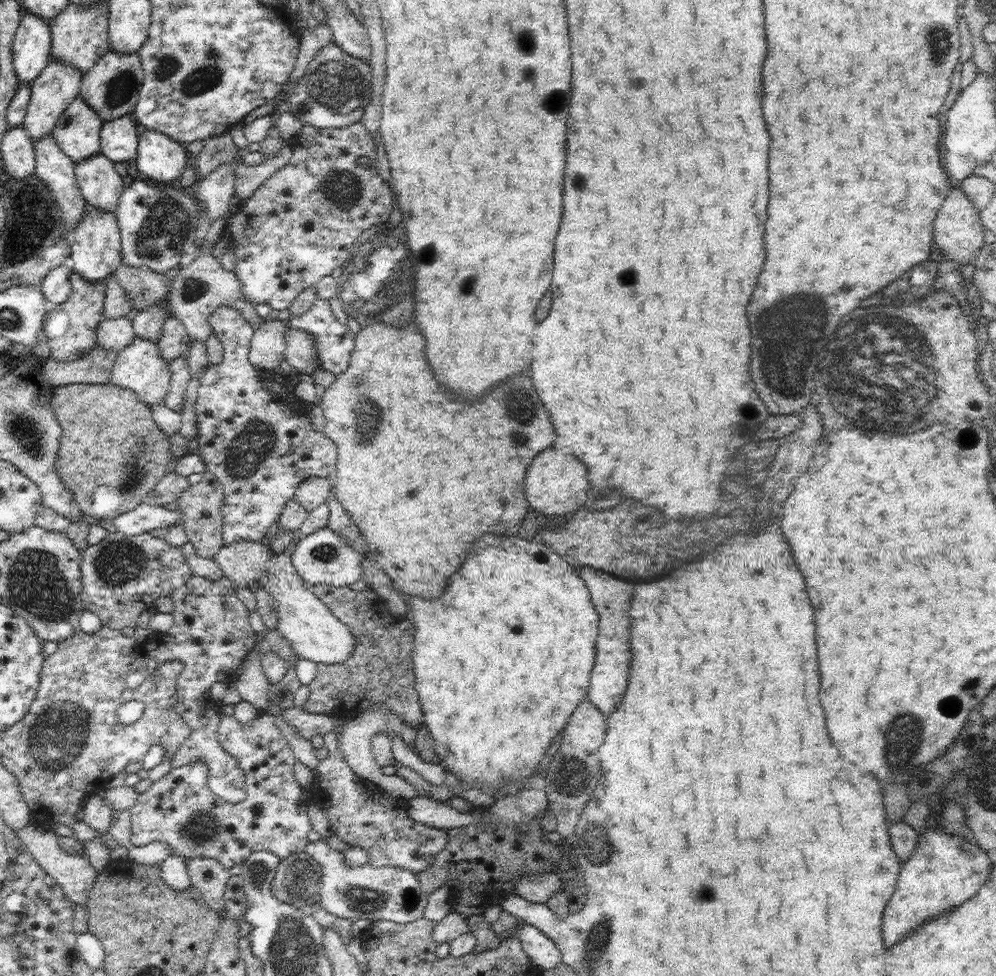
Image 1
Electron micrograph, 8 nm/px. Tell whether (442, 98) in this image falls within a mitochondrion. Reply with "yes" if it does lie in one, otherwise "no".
no

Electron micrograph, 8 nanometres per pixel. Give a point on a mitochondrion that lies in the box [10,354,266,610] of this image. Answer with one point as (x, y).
(117, 563)

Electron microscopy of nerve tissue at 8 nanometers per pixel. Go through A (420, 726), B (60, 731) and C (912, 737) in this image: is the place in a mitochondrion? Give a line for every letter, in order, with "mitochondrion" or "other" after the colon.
A: other
B: mitochondrion
C: mitochondrion

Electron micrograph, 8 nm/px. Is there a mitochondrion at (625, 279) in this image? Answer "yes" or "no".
yes

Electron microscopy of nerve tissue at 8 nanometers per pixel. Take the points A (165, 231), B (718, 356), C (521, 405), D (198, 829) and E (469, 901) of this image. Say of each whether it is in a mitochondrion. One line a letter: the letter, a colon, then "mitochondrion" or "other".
A: mitochondrion
B: other
C: mitochondrion
D: mitochondrion
E: other

